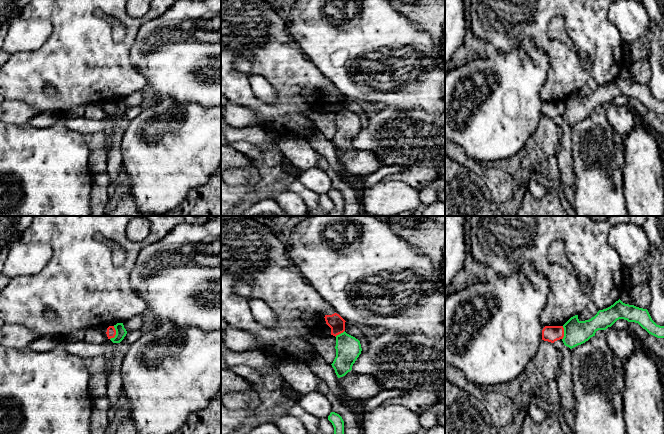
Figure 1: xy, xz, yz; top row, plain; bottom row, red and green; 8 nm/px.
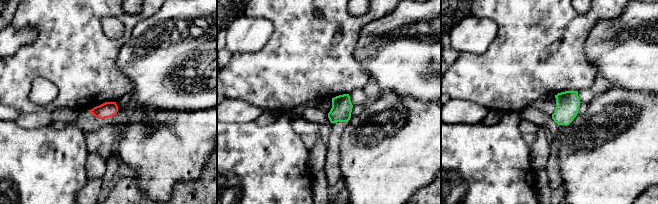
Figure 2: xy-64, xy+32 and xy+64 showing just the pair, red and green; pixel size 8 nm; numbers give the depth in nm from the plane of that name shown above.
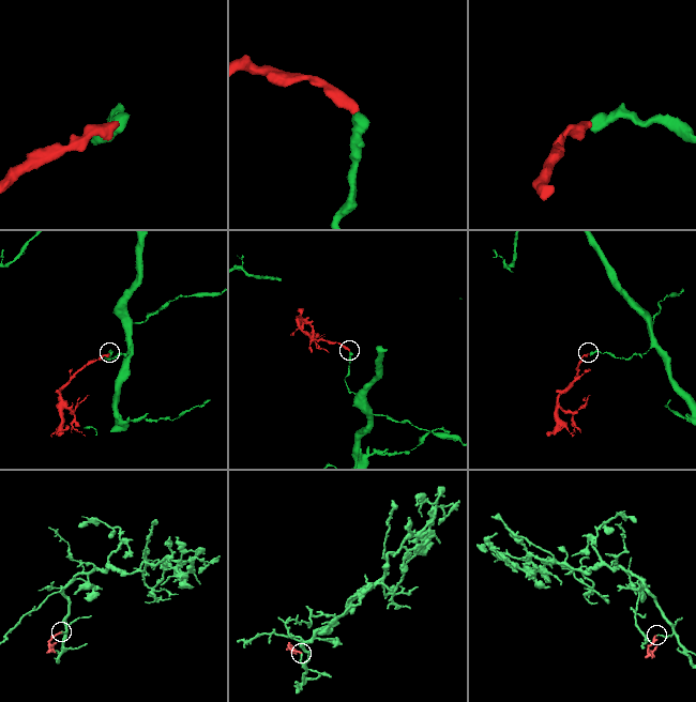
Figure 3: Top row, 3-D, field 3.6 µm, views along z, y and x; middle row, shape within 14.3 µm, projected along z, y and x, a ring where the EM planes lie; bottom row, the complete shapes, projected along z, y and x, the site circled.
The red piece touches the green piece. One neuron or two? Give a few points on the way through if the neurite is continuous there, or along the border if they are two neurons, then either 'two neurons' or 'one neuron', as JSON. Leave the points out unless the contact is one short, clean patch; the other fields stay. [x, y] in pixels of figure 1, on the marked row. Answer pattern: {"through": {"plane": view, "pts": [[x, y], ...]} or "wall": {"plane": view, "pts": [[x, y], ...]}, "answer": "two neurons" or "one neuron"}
{"wall": {"plane": "xy", "pts": [[114, 326], [115, 335], [110, 339]]}, "answer": "two neurons"}

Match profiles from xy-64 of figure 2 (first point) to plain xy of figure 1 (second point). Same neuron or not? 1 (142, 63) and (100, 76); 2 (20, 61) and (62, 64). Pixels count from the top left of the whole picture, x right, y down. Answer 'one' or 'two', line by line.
1: two
2: one

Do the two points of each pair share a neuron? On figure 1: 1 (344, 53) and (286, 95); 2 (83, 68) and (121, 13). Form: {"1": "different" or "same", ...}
{"1": "different", "2": "same"}

